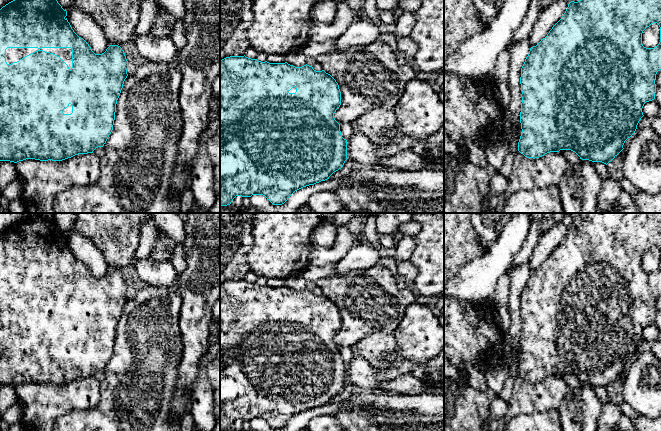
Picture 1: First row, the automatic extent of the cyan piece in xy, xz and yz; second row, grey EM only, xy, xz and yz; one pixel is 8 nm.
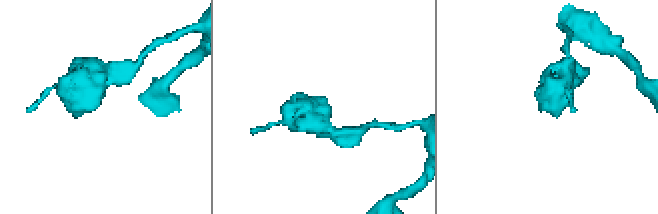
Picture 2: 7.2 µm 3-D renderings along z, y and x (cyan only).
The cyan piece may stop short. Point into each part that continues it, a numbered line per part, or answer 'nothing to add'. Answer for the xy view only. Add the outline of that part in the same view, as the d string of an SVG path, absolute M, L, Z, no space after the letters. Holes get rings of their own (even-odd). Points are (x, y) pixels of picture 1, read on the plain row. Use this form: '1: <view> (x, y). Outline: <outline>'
1: xy (12, 278). Outline: M7 272L6 273L6 286L11 288L17 286L23 281L37 275L43 274L45 276L53 277L59 280L69 291L72 292L72 273L71 272Z

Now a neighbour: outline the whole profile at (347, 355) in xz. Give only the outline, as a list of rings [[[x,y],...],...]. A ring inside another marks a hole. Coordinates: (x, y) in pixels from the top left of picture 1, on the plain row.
[[[351,347],[340,348],[340,355],[341,355],[342,361],[346,364],[354,358],[354,354]]]

